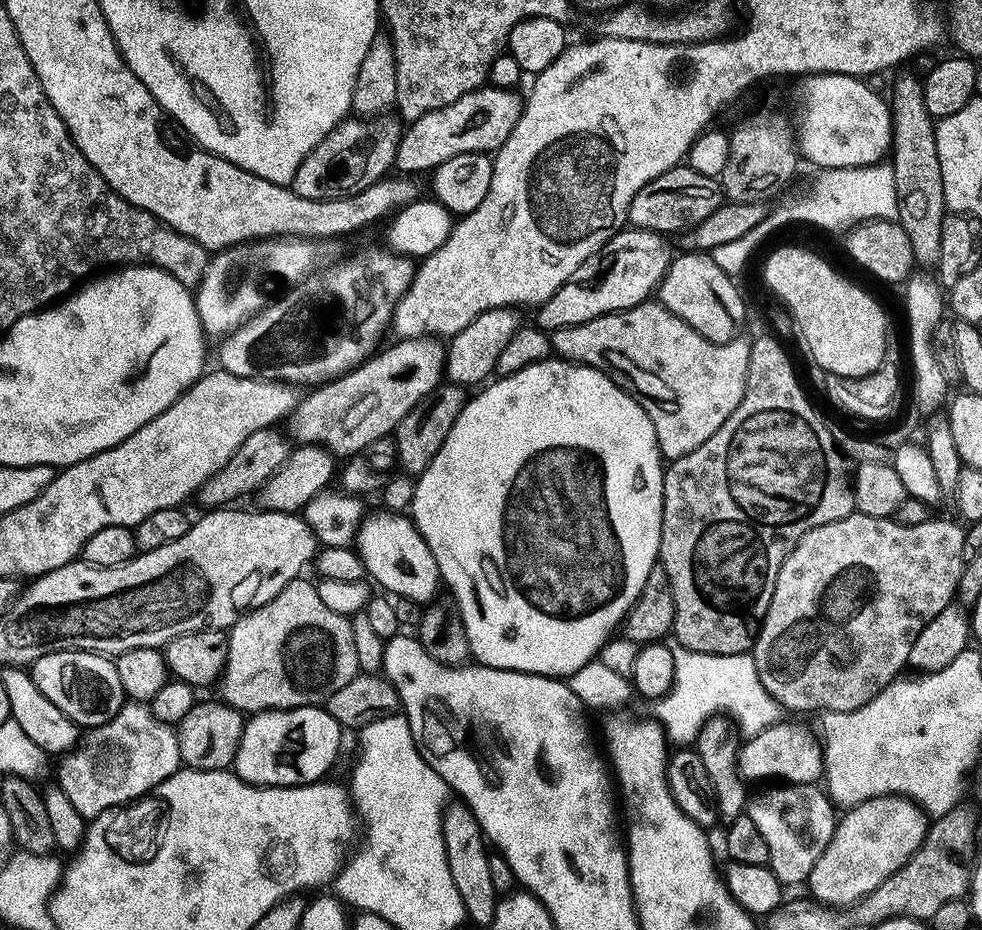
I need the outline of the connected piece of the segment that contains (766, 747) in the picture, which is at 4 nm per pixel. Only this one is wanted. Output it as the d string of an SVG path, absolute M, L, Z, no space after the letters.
M781 722L772 724L768 728L763 728L757 736L750 736L739 745L736 761L740 767L741 777L745 781L768 780L764 782L783 782L784 784L816 784L824 775L824 749L821 741L817 739L808 728L803 728L800 724L787 724Z

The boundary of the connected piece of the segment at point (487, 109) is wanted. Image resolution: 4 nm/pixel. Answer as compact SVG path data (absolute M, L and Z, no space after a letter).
M485 86L464 94L458 98L458 102L450 102L450 106L422 114L422 118L411 121L401 131L395 171L400 174L428 174L455 155L467 152L495 153L506 142L506 138L510 138L520 117L522 100L516 94L511 88Z

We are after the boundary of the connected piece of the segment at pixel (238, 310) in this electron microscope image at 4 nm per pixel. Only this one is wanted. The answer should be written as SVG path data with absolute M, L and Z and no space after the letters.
M270 236L266 240L249 240L242 244L236 244L233 248L225 248L217 251L208 261L208 269L194 289L196 312L200 316L200 323L204 326L205 333L216 335L216 338L233 332L244 321L258 312L269 307L270 300L264 292L272 292L276 284L296 284L313 275L312 263L316 260L317 245L311 239L302 236Z

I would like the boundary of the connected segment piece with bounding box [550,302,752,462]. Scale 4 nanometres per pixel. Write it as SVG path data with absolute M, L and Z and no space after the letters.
M645 302L621 312L602 314L578 326L562 326L562 330L550 333L550 339L552 351L559 359L597 368L629 396L639 398L642 410L646 410L656 431L661 457L668 462L690 454L690 450L698 450L698 446L702 446L702 442L706 442L706 438L710 438L710 434L714 434L730 414L734 414L746 390L751 343L741 338L725 344L710 342L659 302Z

